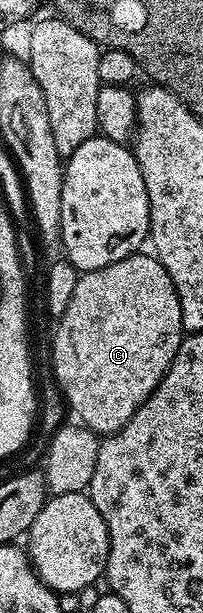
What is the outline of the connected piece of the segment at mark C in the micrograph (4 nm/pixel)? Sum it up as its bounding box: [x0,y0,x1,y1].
[50,254,186,434]

